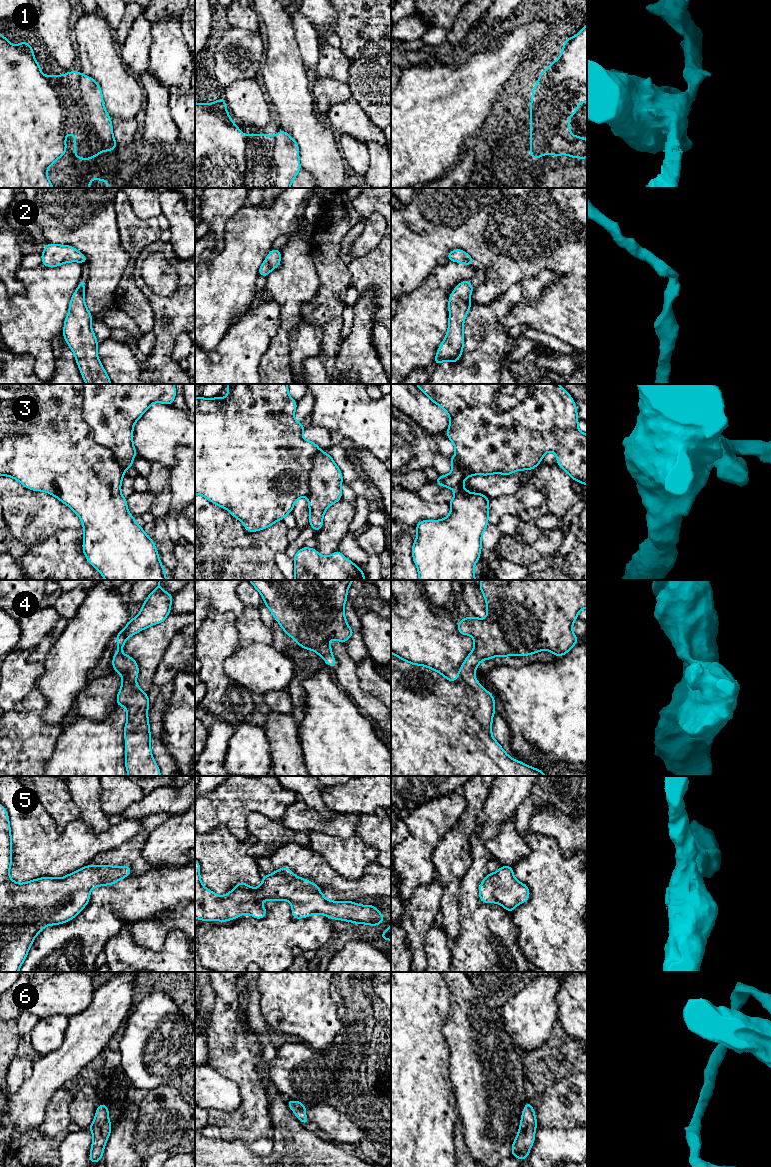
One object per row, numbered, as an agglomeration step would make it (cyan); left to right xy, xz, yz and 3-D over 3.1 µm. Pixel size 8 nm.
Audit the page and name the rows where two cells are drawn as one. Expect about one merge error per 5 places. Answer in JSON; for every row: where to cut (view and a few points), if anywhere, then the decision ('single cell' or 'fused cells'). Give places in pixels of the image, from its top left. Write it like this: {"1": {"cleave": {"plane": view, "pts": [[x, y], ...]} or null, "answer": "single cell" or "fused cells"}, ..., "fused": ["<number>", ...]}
{"1": {"cleave": {"plane": "xy", "pts": [[77, 73], [77, 86], [97, 134], [102, 140], [114, 141]]}, "answer": "fused cells"}, "2": {"cleave": null, "answer": "single cell"}, "3": {"cleave": null, "answer": "single cell"}, "4": {"cleave": null, "answer": "single cell"}, "5": {"cleave": null, "answer": "single cell"}, "6": {"cleave": null, "answer": "single cell"}, "fused": ["1"]}

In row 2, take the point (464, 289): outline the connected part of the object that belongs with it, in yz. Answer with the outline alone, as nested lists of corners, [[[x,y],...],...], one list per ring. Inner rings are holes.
[[[465,280],[459,283],[450,294],[448,331],[437,350],[435,366],[445,360],[456,363],[460,359],[465,341],[463,326],[467,313],[473,305],[469,299],[473,292],[471,281]]]

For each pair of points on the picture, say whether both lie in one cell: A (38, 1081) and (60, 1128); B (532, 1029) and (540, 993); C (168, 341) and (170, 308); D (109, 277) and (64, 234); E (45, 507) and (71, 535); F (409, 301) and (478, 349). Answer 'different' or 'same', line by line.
A: different
B: same
C: same
D: same
E: different
F: different

